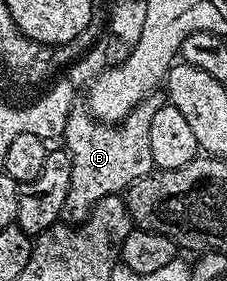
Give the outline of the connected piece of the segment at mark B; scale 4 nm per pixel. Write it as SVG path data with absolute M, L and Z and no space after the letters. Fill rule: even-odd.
M154 92L143 99L124 120L116 124L97 121L84 105L74 105L67 116L63 135L64 149L71 156L71 184L63 211L66 223L80 224L103 196L121 194L132 182L137 182L155 169L151 160L151 120L163 105L160 93Z

